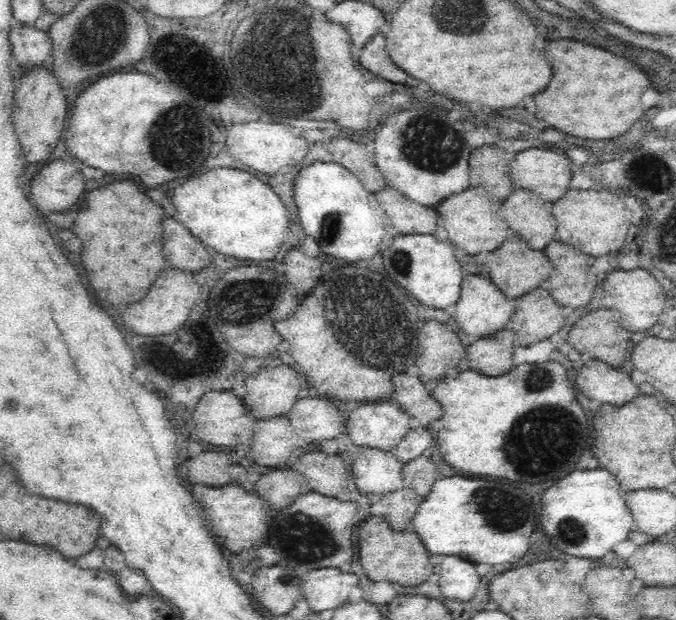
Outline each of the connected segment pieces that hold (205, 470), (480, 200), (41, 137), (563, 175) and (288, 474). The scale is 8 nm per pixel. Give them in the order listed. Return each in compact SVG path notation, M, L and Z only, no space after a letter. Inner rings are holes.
M202 452L198 458L180 466L180 476L188 482L202 482L208 486L225 486L230 482L230 458L224 452Z
M470 185L466 190L442 199L434 208L439 218L437 226L444 227L454 247L462 248L469 255L492 252L511 234L509 226L498 216L496 205L488 199L484 187Z
M28 67L20 79L20 86L15 87L14 104L11 121L15 128L16 137L25 159L25 164L40 164L50 158L57 148L66 124L66 96L64 88L48 69L31 69Z
M536 146L517 152L509 163L509 176L514 189L526 189L532 191L548 205L560 200L566 191L572 186L572 162L570 156L558 154L542 146Z
M272 470L256 482L256 492L274 510L288 508L306 490L302 476L294 470Z

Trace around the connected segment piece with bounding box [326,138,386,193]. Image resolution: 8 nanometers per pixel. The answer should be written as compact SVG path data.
M332 138L326 144L328 152L334 154L334 160L347 168L368 192L376 192L386 187L384 175L377 167L373 153L368 154L364 144L356 144L348 138Z

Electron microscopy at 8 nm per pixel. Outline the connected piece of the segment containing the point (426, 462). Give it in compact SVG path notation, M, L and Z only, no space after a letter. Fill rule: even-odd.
M428 454L417 456L403 465L401 470L406 487L423 497L431 491L438 478L442 478L438 468L434 466L434 462L426 456Z

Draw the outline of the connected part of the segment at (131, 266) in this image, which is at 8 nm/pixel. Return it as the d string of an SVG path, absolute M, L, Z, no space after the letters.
M130 180L112 182L86 194L78 212L76 234L82 240L82 262L88 282L100 300L132 304L146 296L156 276L166 266L162 254L162 208L154 204Z

